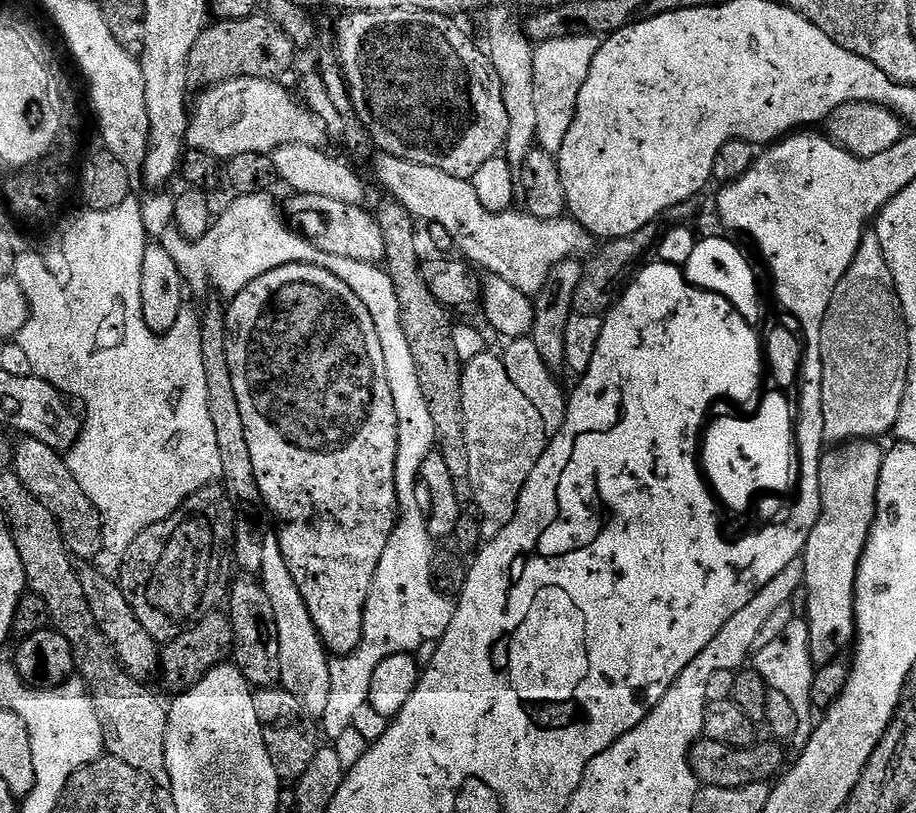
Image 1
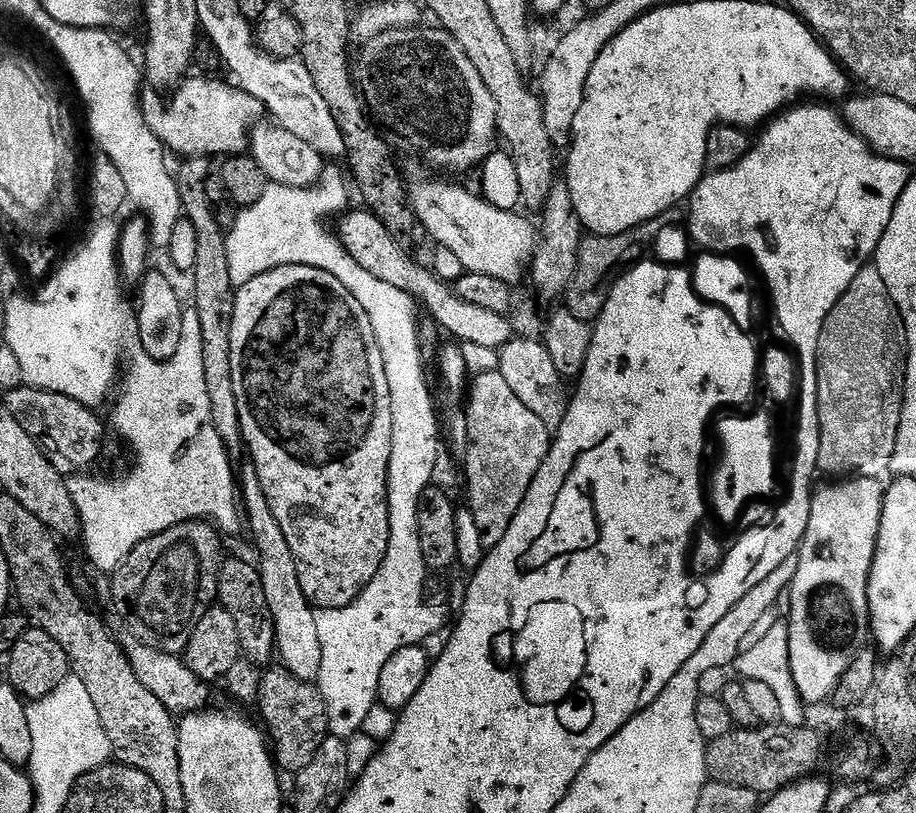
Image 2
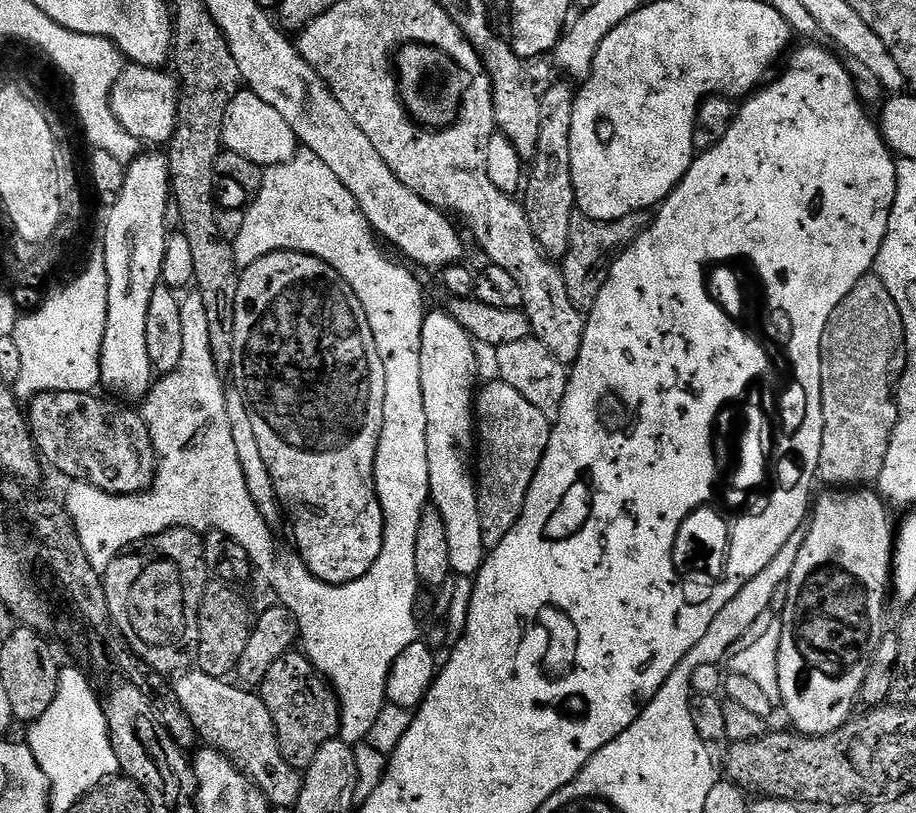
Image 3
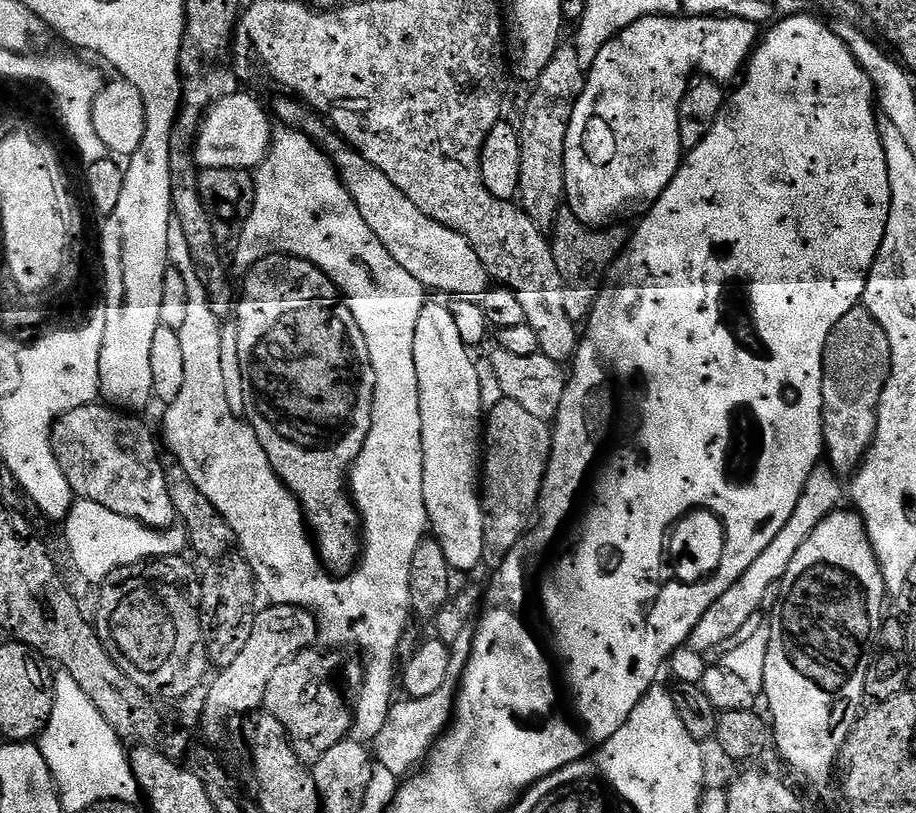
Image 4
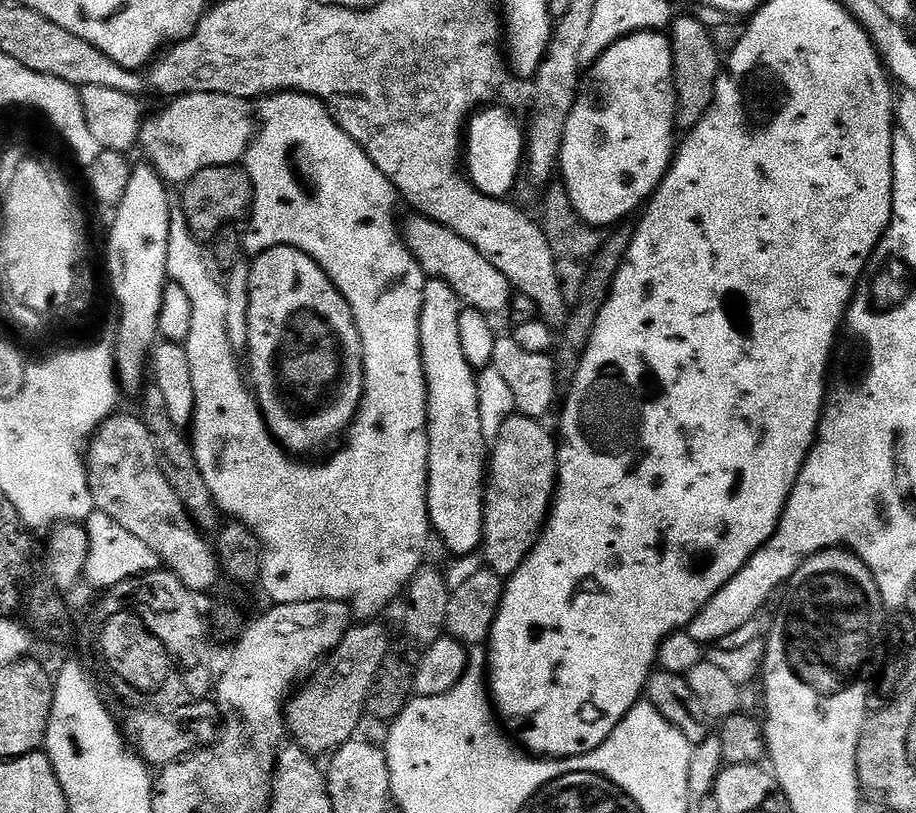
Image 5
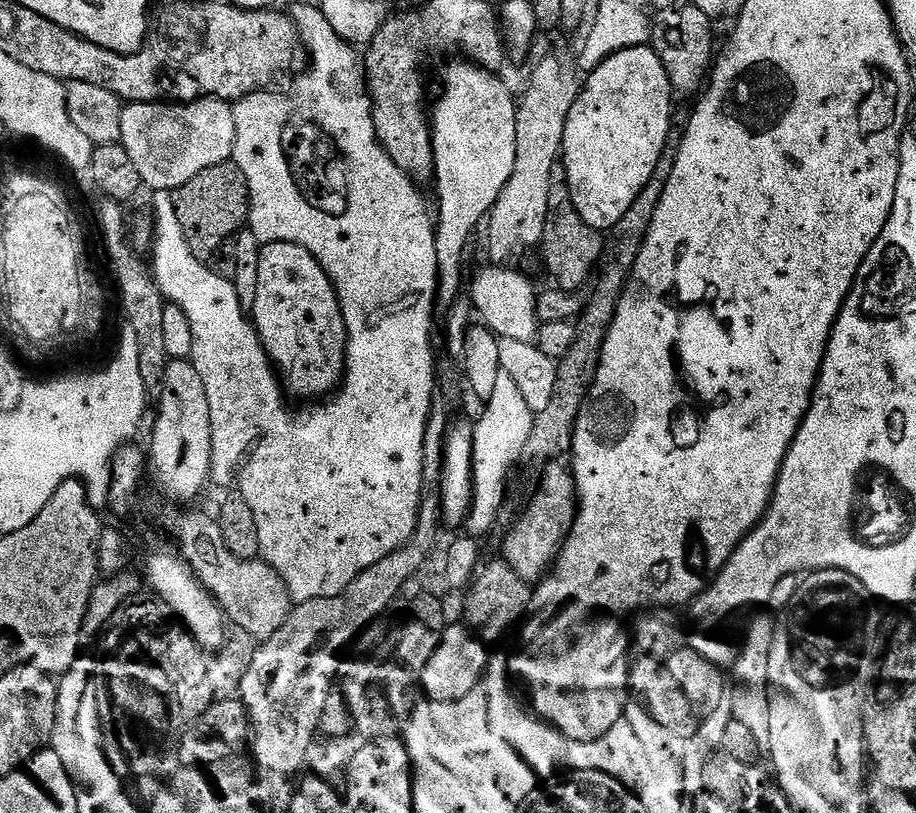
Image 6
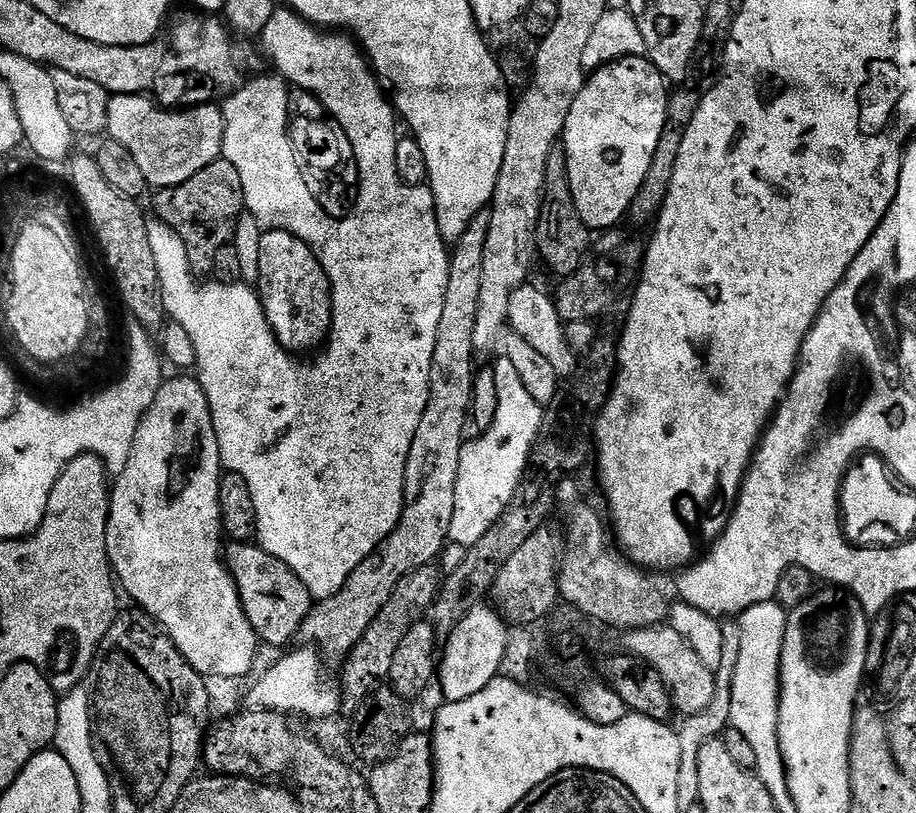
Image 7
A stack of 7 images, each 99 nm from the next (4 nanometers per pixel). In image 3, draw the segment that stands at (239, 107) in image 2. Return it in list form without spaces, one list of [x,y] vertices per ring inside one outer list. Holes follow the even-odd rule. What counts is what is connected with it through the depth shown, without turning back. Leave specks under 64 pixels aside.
[[[129,63],[112,84],[112,113],[114,118],[134,139],[148,144],[167,145],[176,132],[176,121],[182,95],[181,85],[175,75],[154,68],[143,68],[141,64]]]

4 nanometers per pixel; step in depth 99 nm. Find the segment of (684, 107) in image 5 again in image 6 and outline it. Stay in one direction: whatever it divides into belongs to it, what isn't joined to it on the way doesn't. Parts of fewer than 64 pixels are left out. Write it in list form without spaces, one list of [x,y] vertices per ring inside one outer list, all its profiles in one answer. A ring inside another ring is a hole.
[[[673,2],[665,8],[655,9],[650,23],[652,26],[650,46],[658,54],[662,66],[666,66],[673,97],[692,95],[695,97],[705,87],[714,64],[714,52],[712,56],[714,20],[689,2],[683,4]]]

